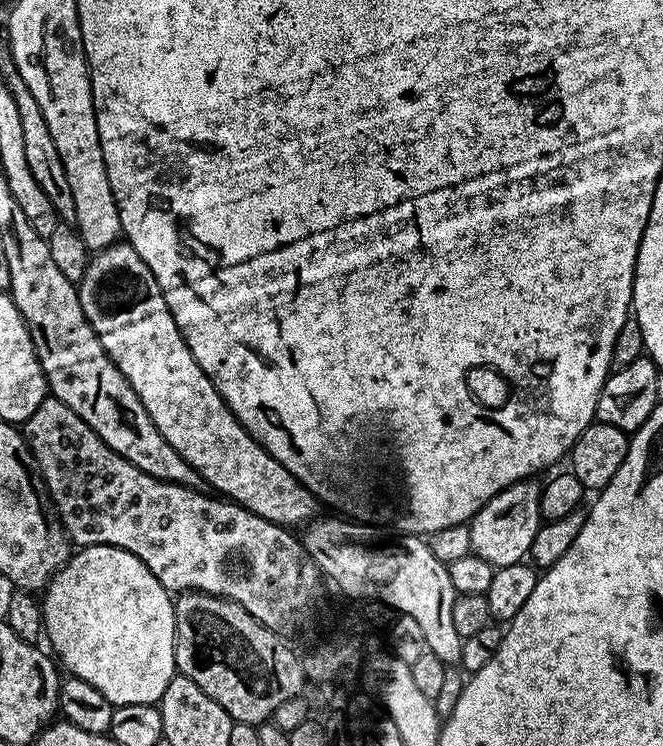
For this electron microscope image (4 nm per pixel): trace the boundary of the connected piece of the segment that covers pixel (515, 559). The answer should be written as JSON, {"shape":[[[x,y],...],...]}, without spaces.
{"shape":[[[535,479],[520,480],[500,491],[469,521],[471,553],[501,568],[521,563],[530,553],[534,537],[540,529],[541,483]]]}

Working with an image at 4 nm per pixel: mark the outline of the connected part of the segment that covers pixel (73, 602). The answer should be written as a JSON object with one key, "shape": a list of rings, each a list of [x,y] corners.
{"shape":[[[89,544],[73,551],[67,562],[52,575],[47,588],[43,589],[42,607],[44,610],[44,636],[49,644],[47,647],[54,653],[55,659],[59,661],[68,676],[77,676],[82,678],[82,682],[90,682],[90,686],[98,689],[111,704],[118,708],[135,704],[159,705],[162,694],[166,694],[166,686],[170,686],[173,676],[177,675],[176,606],[173,597],[162,586],[162,582],[158,582],[158,578],[154,578],[154,574],[150,574],[150,570],[138,557],[109,544]]]}

